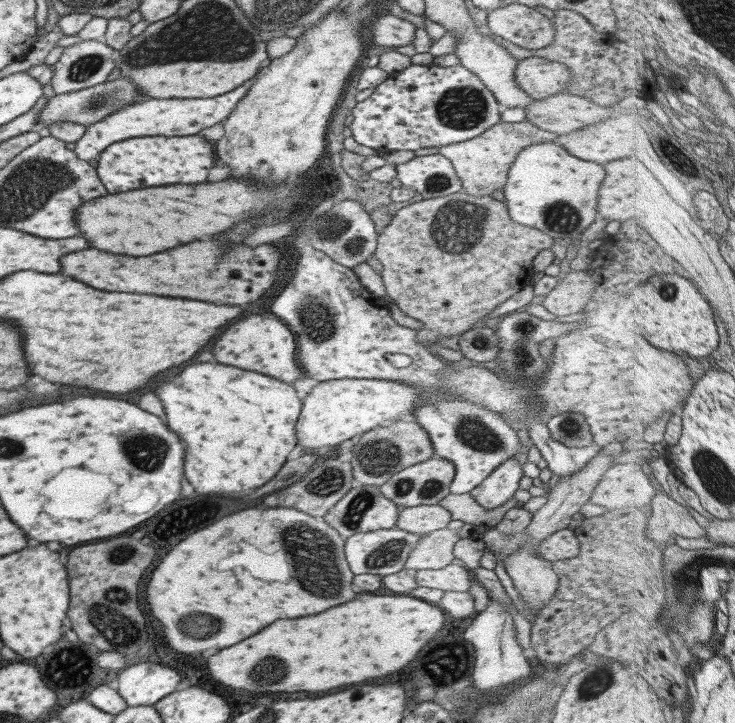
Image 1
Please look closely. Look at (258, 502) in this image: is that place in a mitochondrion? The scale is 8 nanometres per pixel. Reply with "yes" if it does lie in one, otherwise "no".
no

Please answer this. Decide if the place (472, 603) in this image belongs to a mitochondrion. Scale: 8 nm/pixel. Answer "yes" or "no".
no

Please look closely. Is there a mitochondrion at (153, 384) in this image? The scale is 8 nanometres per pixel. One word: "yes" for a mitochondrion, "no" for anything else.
no

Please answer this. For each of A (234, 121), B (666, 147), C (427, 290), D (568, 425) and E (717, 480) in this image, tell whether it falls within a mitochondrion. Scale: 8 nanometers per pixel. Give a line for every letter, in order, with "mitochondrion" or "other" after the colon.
A: other
B: other
C: other
D: mitochondrion
E: mitochondrion

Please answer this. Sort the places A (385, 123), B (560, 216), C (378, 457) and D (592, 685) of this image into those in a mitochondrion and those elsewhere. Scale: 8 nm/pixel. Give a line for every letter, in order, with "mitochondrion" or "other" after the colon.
A: other
B: mitochondrion
C: mitochondrion
D: mitochondrion

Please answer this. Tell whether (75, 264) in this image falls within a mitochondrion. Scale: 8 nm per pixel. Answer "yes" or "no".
no

